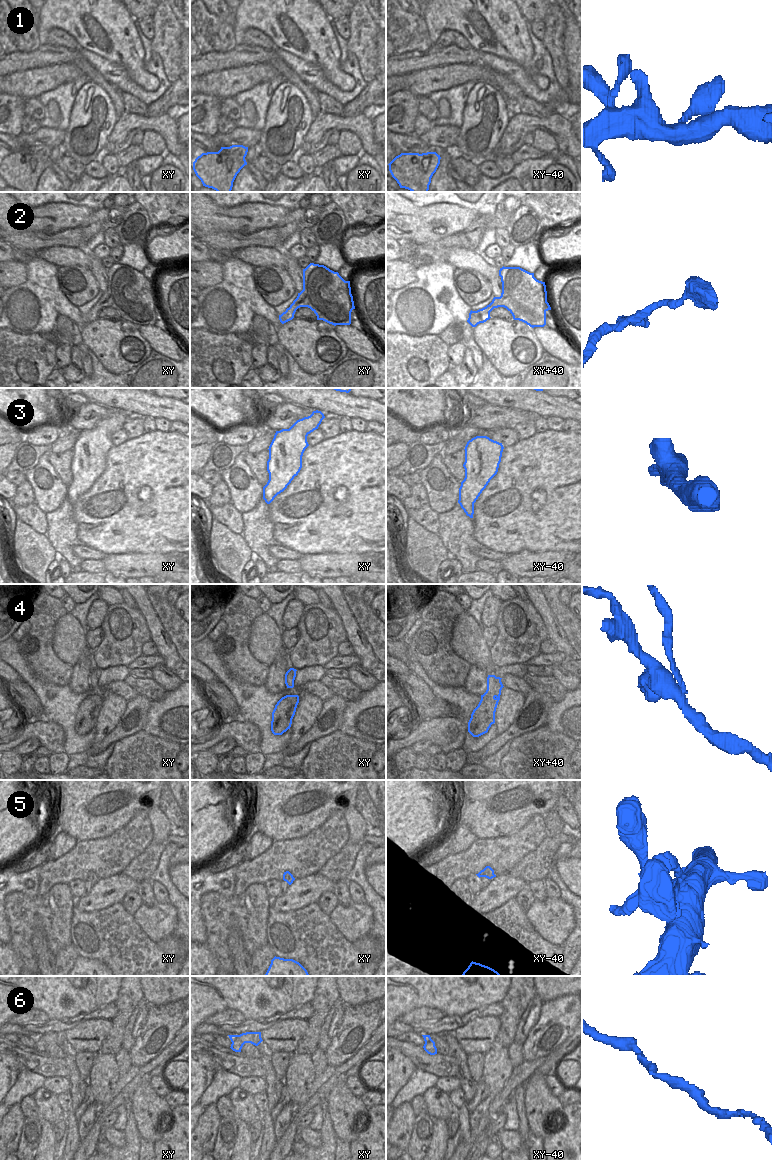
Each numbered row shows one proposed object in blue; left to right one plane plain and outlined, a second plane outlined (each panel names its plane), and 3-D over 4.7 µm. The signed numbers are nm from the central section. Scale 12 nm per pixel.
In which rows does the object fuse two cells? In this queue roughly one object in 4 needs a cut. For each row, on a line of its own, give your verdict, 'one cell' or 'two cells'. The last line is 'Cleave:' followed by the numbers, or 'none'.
1: one cell
2: one cell
3: one cell
4: two cells
5: one cell
6: one cell
Cleave: 4

